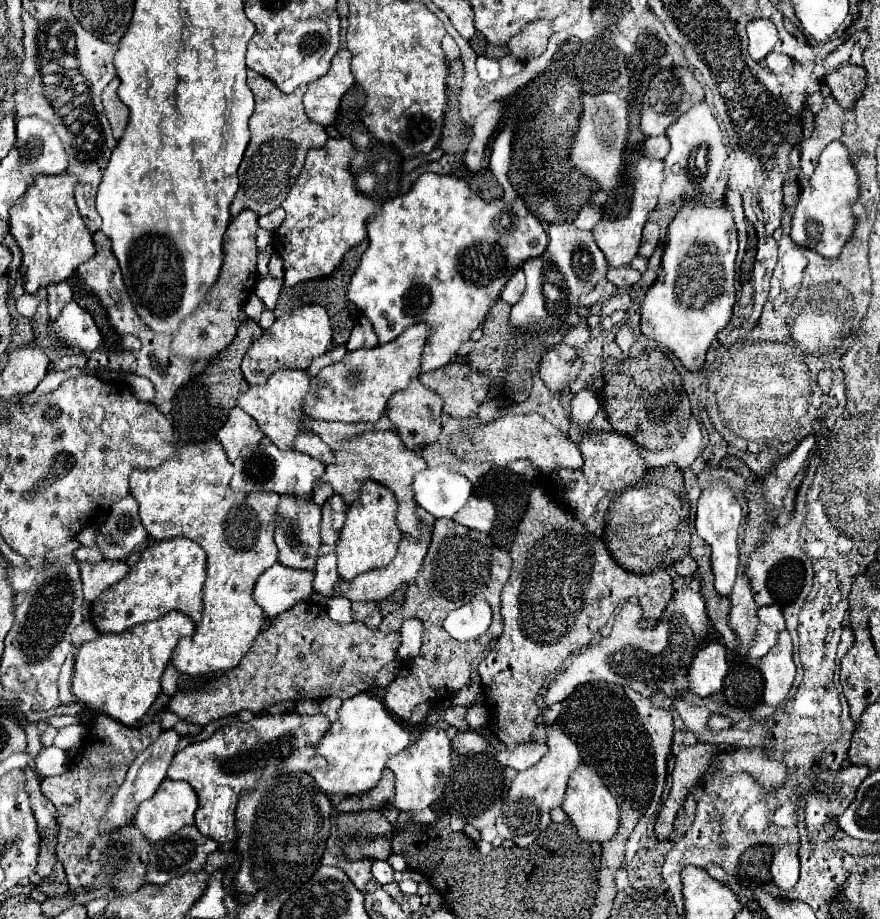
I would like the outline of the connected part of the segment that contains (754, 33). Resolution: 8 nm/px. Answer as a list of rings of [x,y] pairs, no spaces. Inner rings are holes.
[[[757,18],[747,24],[747,36],[749,36],[749,56],[753,60],[763,60],[777,42],[777,30],[771,20]]]

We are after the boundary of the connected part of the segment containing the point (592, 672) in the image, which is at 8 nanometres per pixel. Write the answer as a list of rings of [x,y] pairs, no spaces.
[[[625,604],[619,612],[613,634],[597,642],[595,646],[587,648],[585,652],[573,658],[573,666],[569,666],[563,674],[559,674],[543,700],[547,706],[565,700],[577,686],[585,682],[609,682],[609,684],[623,684],[635,688],[641,696],[653,696],[655,692],[663,692],[667,698],[685,696],[689,692],[689,664],[697,650],[697,638],[693,636],[691,628],[681,620],[681,616],[671,616],[667,608],[663,610],[661,620],[655,628],[639,628],[639,618],[633,616],[633,604]]]

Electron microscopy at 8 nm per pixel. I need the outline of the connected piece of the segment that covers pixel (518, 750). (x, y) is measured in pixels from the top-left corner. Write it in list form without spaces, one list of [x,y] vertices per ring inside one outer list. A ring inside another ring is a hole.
[[[525,742],[525,744],[515,744],[511,748],[505,748],[503,752],[497,752],[495,758],[503,766],[509,766],[509,768],[515,768],[521,772],[521,770],[527,770],[533,764],[537,764],[545,756],[545,752],[547,752],[545,744]]]

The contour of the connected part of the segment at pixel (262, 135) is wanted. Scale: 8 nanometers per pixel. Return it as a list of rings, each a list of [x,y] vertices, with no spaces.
[[[247,70],[247,84],[255,94],[255,112],[249,118],[251,142],[239,166],[239,190],[231,204],[231,216],[237,216],[243,208],[263,216],[281,206],[303,168],[305,154],[311,148],[321,148],[329,138],[325,128],[309,120],[303,110],[301,98],[307,86],[299,86],[295,92],[285,94],[255,70]]]

